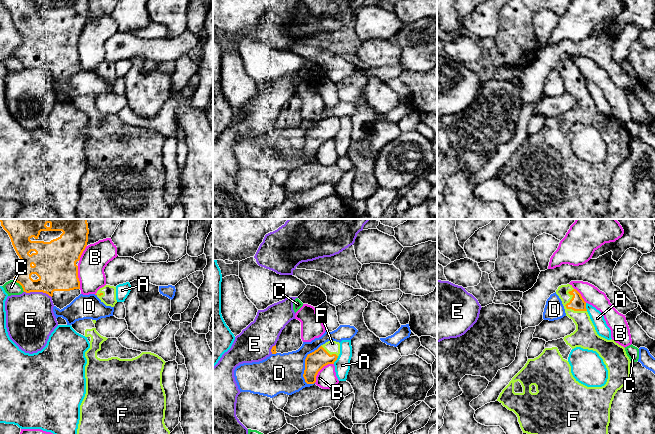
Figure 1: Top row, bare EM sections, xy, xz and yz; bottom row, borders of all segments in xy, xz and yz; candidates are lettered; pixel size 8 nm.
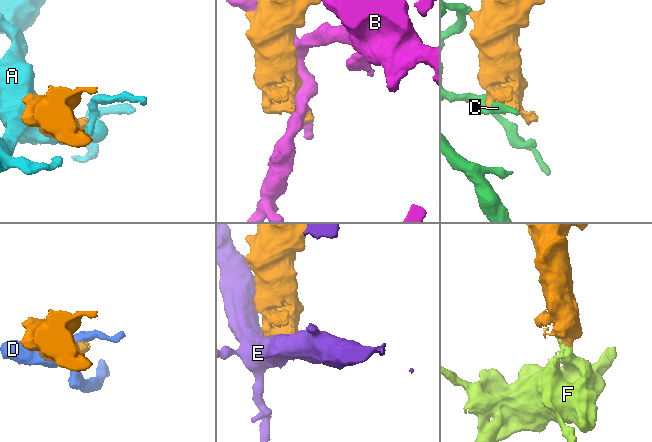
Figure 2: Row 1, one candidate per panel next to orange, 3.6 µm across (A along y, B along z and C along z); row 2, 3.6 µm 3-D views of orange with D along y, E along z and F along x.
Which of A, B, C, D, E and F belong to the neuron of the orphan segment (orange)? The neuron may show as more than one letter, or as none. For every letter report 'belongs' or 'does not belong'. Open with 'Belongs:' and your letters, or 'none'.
Belongs: F
A: does not belong
B: does not belong
C: does not belong
D: does not belong
E: does not belong
F: belongs

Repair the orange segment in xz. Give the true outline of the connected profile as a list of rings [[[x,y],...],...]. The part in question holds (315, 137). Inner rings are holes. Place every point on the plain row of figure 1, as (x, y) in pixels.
[[[328,117],[307,131],[303,153],[307,160],[314,160],[318,148],[328,140],[334,140],[340,130],[340,119]]]

